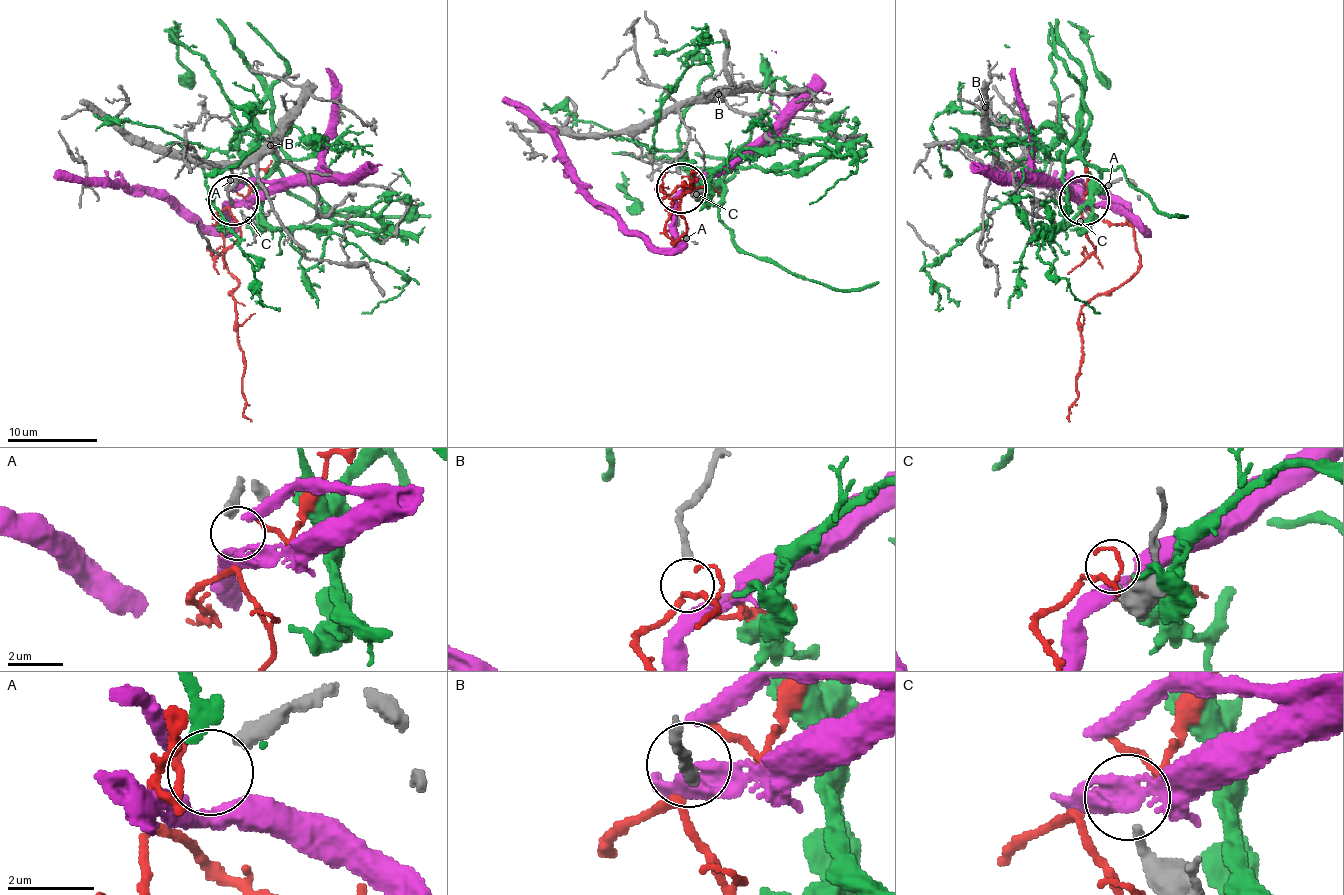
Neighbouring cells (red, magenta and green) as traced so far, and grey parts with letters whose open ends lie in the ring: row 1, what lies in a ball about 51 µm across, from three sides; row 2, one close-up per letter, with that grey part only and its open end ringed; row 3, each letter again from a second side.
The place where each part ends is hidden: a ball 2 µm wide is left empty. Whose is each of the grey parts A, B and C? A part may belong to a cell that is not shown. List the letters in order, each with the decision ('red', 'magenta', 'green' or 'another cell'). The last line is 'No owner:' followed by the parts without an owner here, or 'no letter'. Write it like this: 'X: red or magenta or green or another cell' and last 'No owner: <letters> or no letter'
A: magenta
B: red
C: another cell
No owner: C

